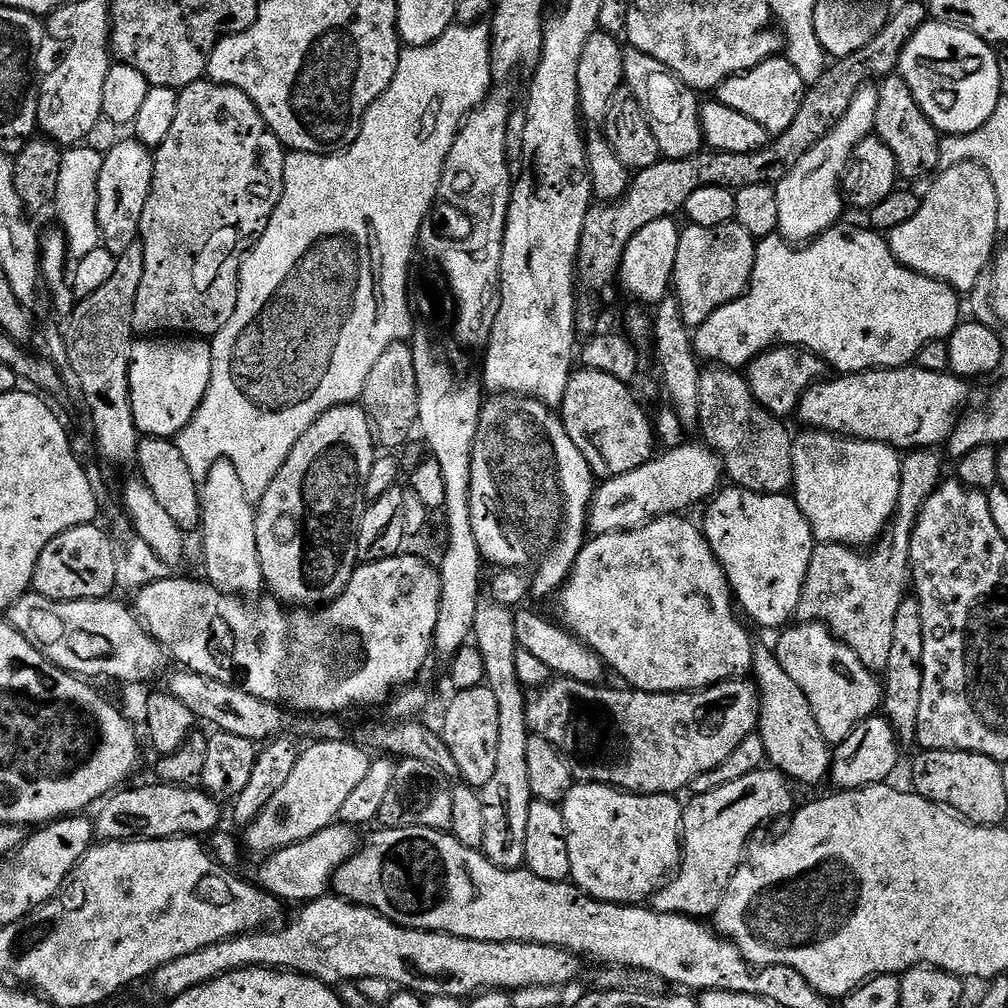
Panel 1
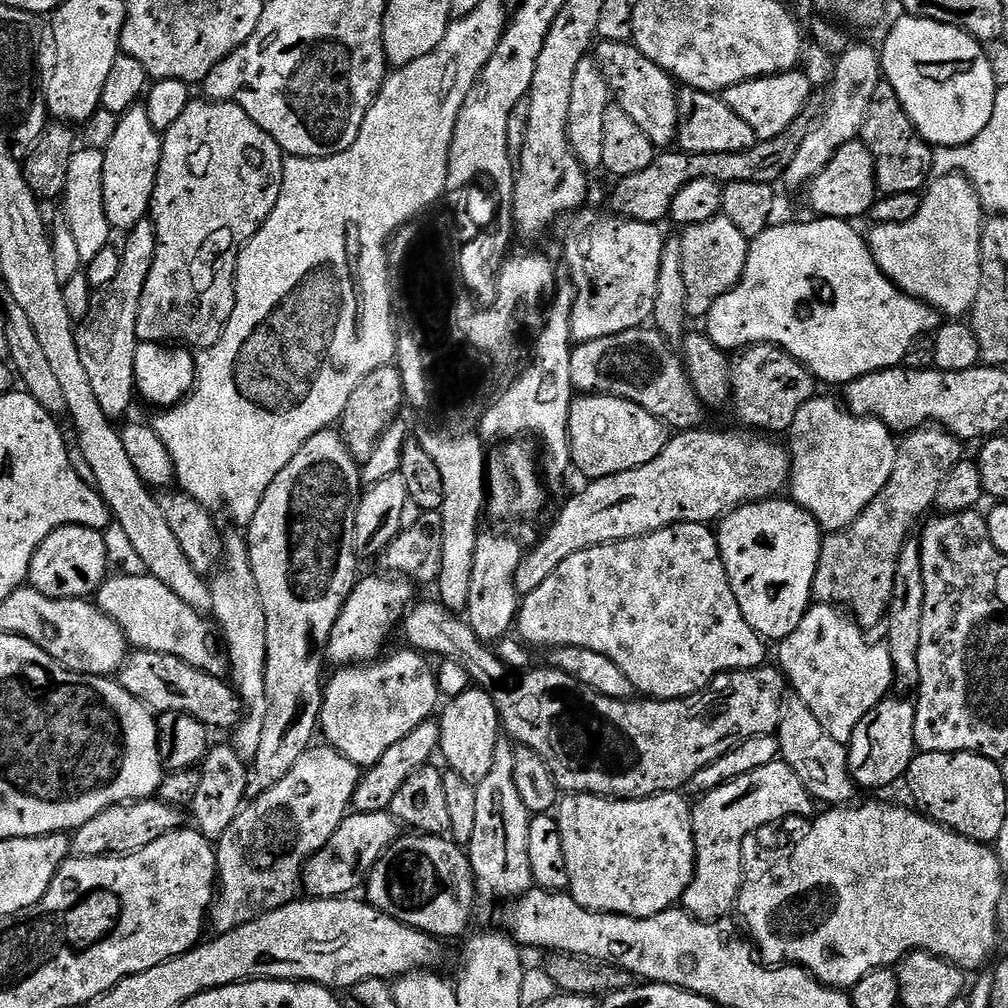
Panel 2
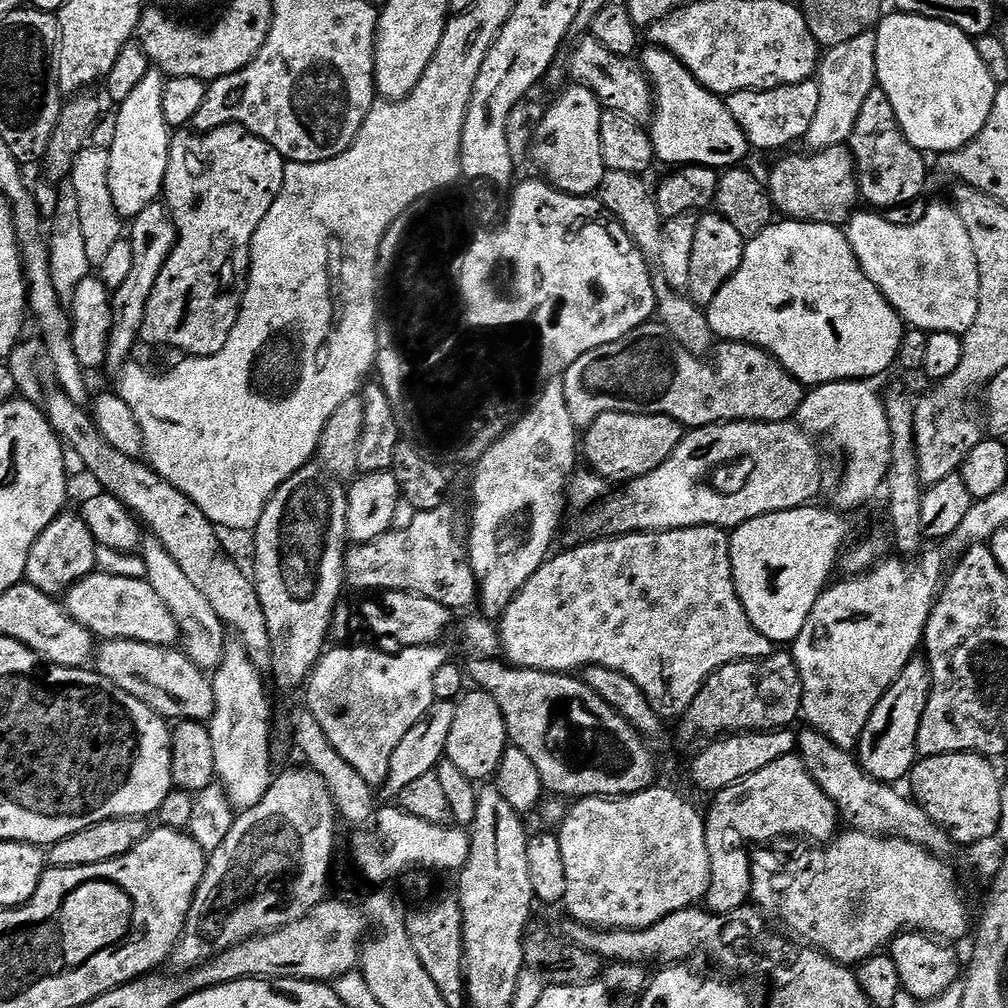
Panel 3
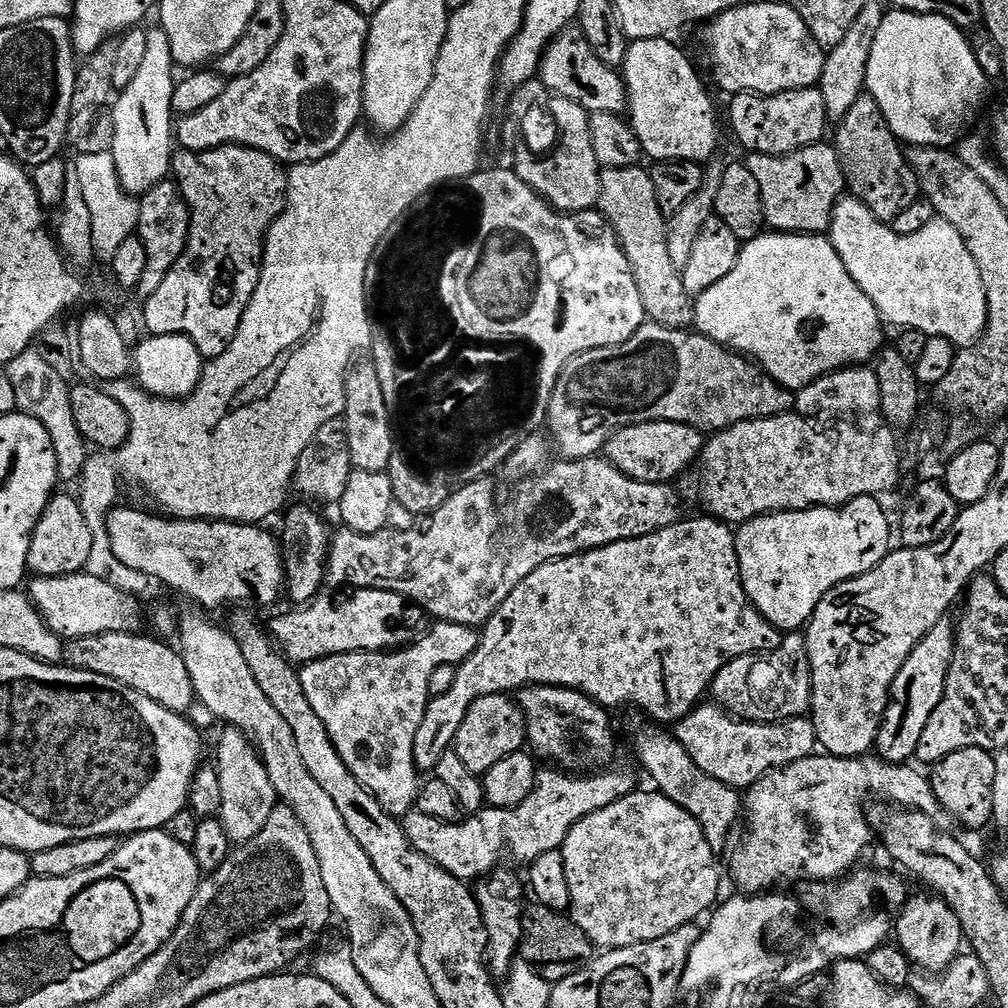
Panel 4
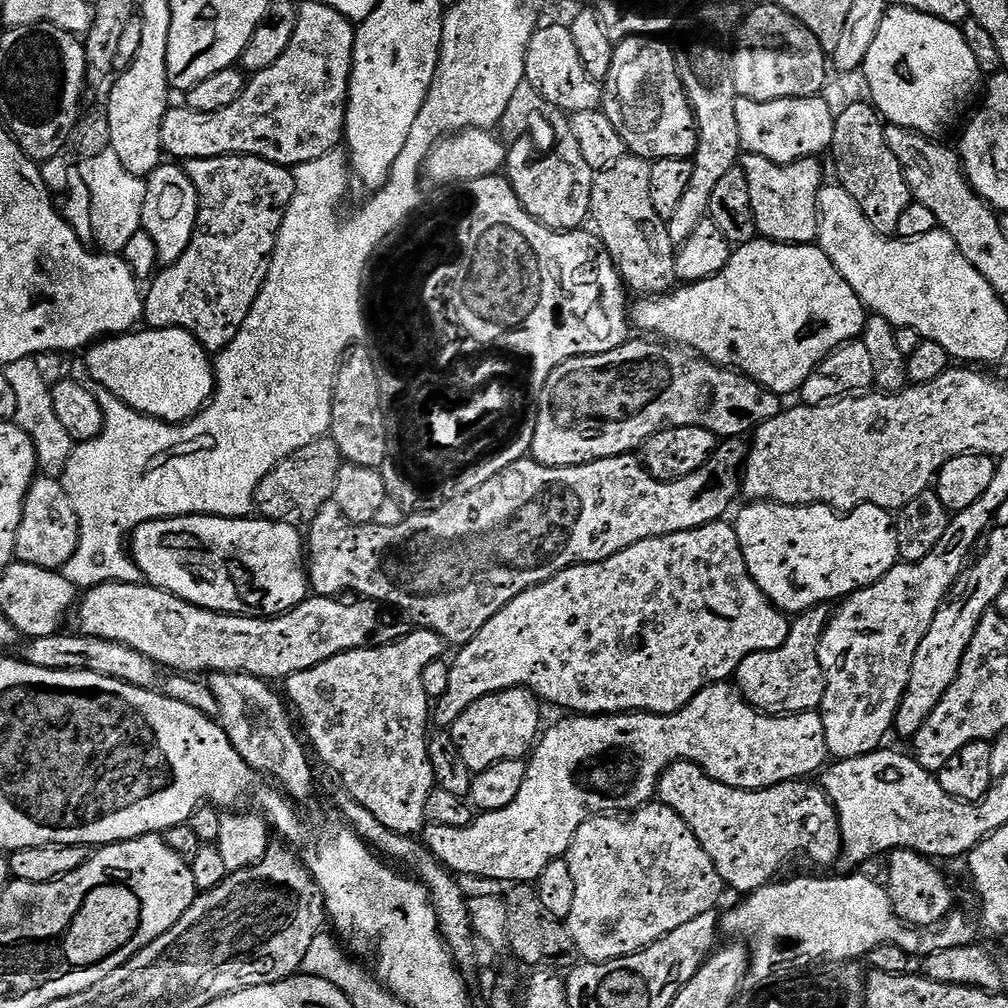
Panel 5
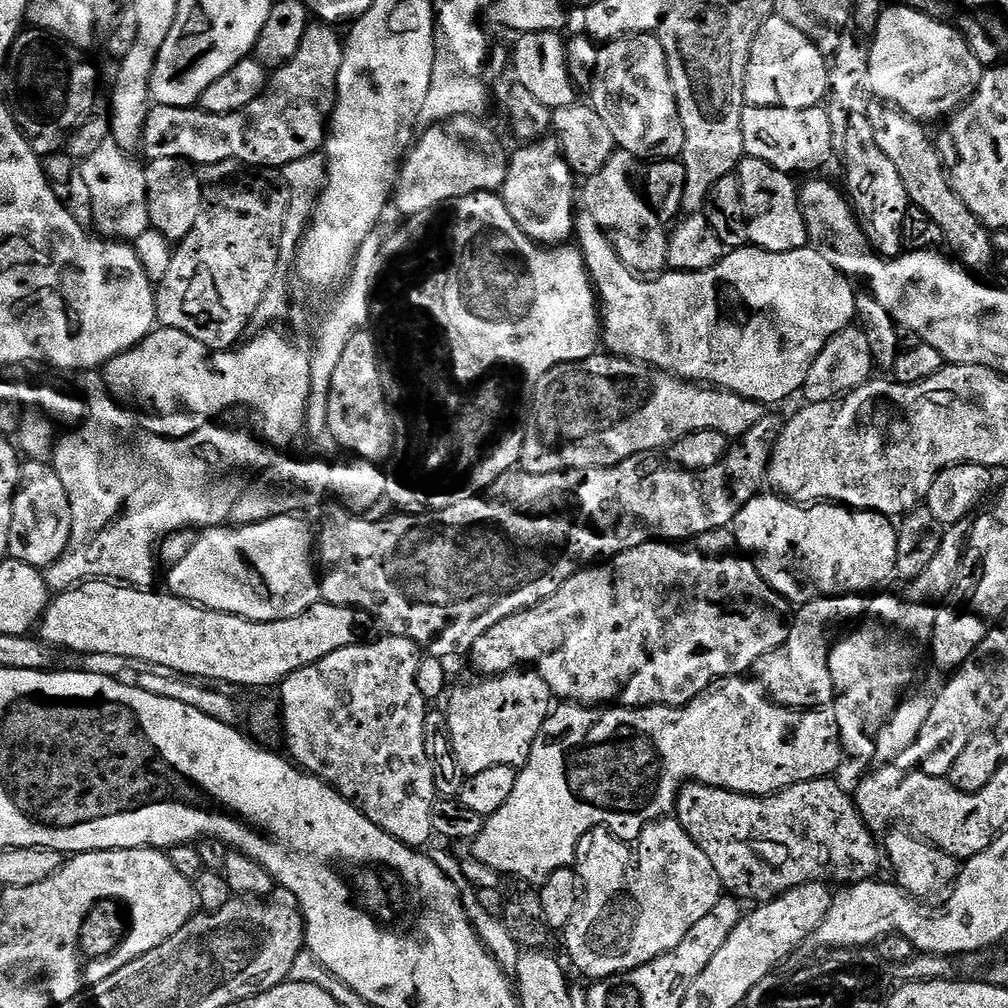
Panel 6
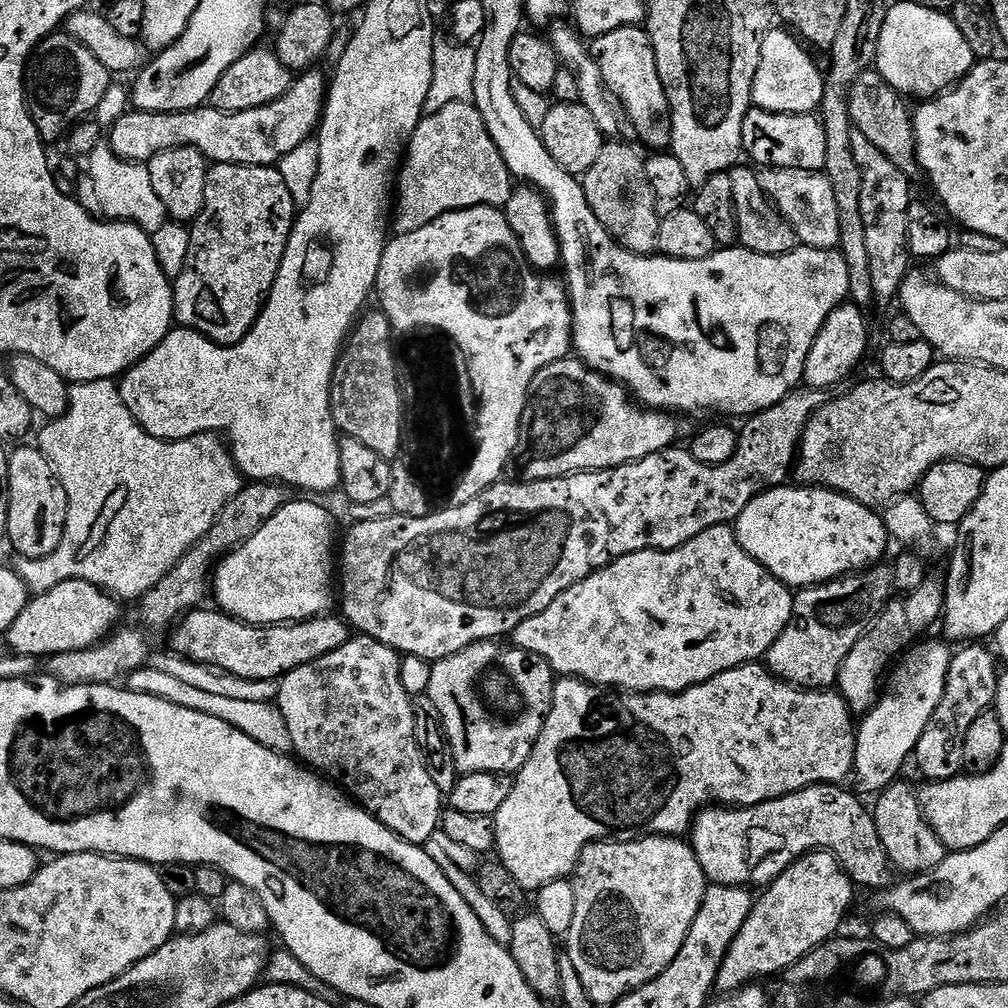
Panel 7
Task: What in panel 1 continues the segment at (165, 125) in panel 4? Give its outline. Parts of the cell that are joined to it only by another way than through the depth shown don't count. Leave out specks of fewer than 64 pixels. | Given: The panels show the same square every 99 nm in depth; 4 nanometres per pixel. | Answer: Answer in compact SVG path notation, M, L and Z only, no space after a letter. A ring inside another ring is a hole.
M135 138L121 139L114 150L104 153L102 175L98 177L98 226L103 247L121 256L140 239L142 210L146 210L152 189L153 153Z

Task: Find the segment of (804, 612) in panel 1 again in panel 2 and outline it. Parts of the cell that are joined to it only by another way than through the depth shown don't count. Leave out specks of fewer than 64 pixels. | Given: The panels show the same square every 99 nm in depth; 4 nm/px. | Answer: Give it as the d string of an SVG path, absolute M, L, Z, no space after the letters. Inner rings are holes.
M939 426L915 428L897 443L894 474L890 474L890 482L882 486L878 498L862 510L851 526L841 532L829 532L821 539L818 570L812 583L815 603L834 604L847 610L865 630L880 628L885 623L903 546L913 535L912 527L933 511L946 478L950 478L950 470L965 459L964 448L958 437Z

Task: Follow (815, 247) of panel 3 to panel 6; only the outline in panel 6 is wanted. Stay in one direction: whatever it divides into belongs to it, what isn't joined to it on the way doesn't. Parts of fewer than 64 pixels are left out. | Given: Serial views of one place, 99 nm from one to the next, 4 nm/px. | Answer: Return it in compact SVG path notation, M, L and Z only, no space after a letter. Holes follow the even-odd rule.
M581 211L576 217L575 243L580 253L584 255L584 264L588 267L588 274L592 278L592 286L598 297L600 309L600 322L602 325L602 344L609 353L618 356L627 356L633 360L641 360L644 364L651 364L653 368L661 368L664 372L670 372L679 376L681 380L691 380L698 384L707 384L713 388L726 388L736 394L742 394L744 398L758 401L759 404L771 406L787 396L792 396L801 391L806 382L806 374L810 374L810 366L814 358L818 358L820 351L844 328L849 327L855 321L855 298L857 289L852 289L853 281L840 272L825 258L815 247L809 246L790 250L789 252L767 252L761 248L746 247L729 251L710 270L701 272L665 271L655 278L645 278L631 272L618 258L614 246L608 241L604 231L594 222L594 218L588 212Z

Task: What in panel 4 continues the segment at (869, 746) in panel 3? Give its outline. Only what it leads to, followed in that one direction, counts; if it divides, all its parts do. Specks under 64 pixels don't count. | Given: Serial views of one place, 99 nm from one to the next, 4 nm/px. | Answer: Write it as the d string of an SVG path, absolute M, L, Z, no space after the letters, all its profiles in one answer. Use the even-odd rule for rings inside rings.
M948 618L940 620L938 626L934 626L934 630L930 630L930 634L914 646L910 658L906 658L906 666L902 666L898 678L894 680L874 749L875 755L887 764L908 764L915 757L918 738L922 738L922 730L926 730L930 714L934 714L934 710L938 710L938 702L942 702L948 666L954 658L958 635L950 621Z

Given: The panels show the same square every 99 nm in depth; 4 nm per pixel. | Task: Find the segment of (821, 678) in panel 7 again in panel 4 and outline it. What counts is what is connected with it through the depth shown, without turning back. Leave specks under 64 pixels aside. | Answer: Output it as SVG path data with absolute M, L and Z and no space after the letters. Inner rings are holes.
M799 631L790 632L783 637L778 650L734 658L734 662L718 670L710 696L729 716L752 724L782 724L803 717L812 706L807 639Z

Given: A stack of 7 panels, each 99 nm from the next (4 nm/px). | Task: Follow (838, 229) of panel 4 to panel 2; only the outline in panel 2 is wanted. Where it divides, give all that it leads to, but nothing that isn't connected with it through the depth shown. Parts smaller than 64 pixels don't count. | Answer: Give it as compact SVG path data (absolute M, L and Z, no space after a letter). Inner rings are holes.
M937 176L927 185L926 191L923 193L920 201L920 209L918 214L914 214L914 218L910 218L910 222L902 222L901 224L876 224L872 233L867 233L866 239L868 249L874 254L874 258L878 262L878 266L896 283L902 291L910 294L915 300L920 300L924 304L928 304L937 312L948 318L964 318L971 313L974 302L978 298L978 290L980 289L980 247L982 246L982 230L986 219L986 209L981 203L980 195L976 192L975 187L968 181L965 176Z

